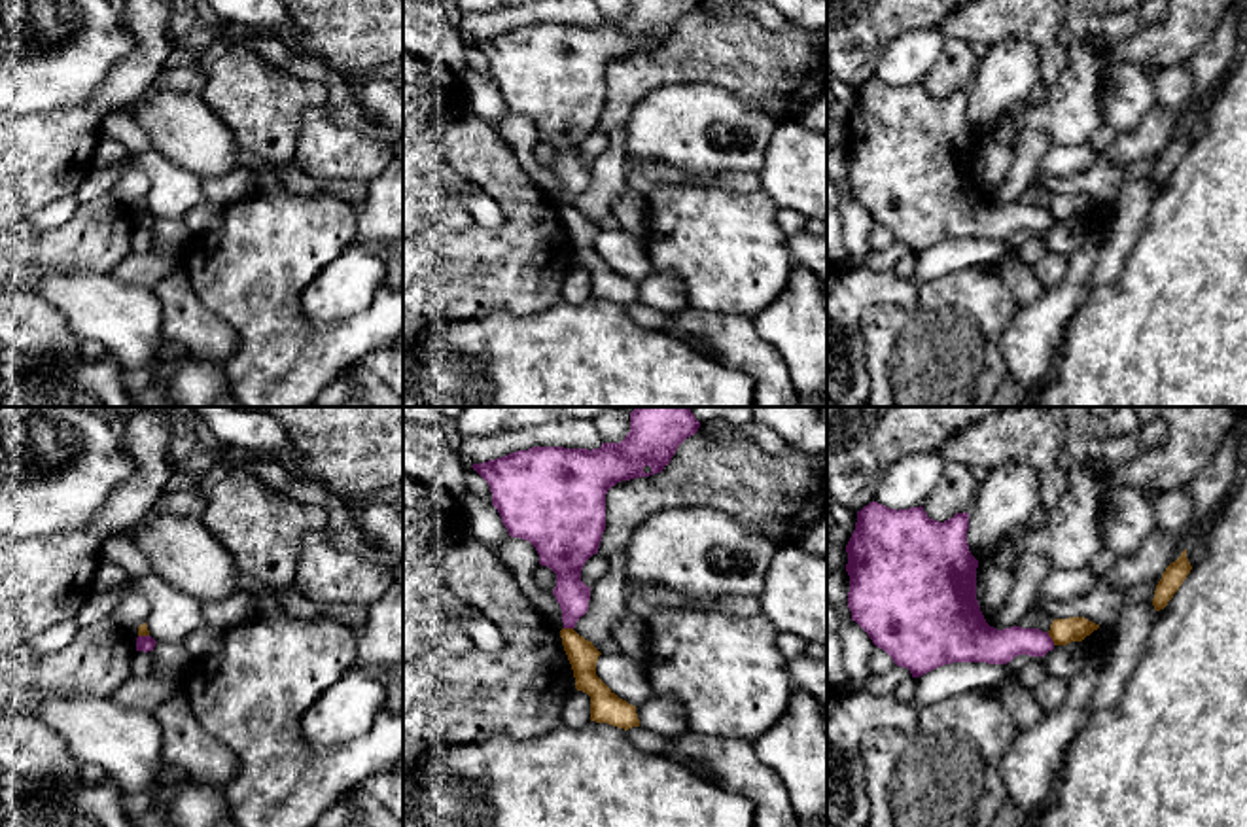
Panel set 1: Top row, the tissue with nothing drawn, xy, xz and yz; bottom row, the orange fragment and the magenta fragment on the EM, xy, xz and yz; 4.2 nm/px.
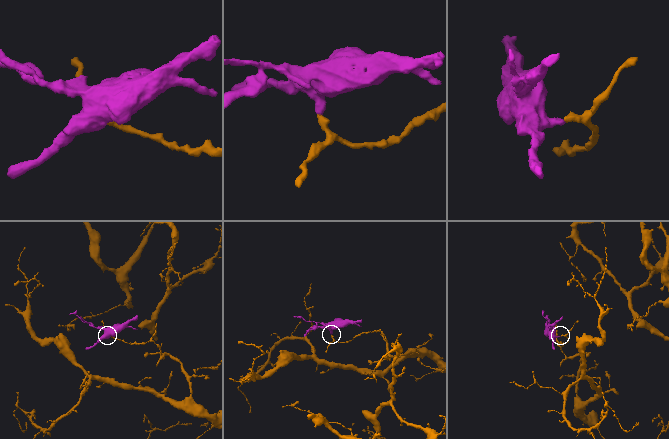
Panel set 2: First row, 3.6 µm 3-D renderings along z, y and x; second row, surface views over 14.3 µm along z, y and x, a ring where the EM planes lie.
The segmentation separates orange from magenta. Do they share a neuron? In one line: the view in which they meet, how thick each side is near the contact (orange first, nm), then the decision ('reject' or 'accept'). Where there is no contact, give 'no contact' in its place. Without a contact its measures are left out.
yz | 110/150 nm | reject

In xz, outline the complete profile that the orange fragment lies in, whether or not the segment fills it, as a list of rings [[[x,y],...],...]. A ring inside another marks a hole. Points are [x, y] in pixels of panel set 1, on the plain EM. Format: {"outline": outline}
{"outline": [[[573,204],[560,206],[562,221],[573,246],[575,265],[590,273],[590,297],[619,305],[640,303],[636,282],[619,274],[598,252],[596,238],[602,231],[592,218]]]}

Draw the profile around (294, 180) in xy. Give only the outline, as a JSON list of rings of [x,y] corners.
[[[238,150],[237,163],[248,170],[274,172],[282,187],[293,195],[335,195],[348,204],[360,204],[367,195],[367,184],[358,180],[318,180],[301,170],[295,163],[288,167],[274,167],[255,155]]]

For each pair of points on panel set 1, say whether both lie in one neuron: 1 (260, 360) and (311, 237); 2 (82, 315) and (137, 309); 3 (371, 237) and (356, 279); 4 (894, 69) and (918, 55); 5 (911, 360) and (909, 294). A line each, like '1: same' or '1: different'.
1: same
2: same
3: different
4: same
5: different

